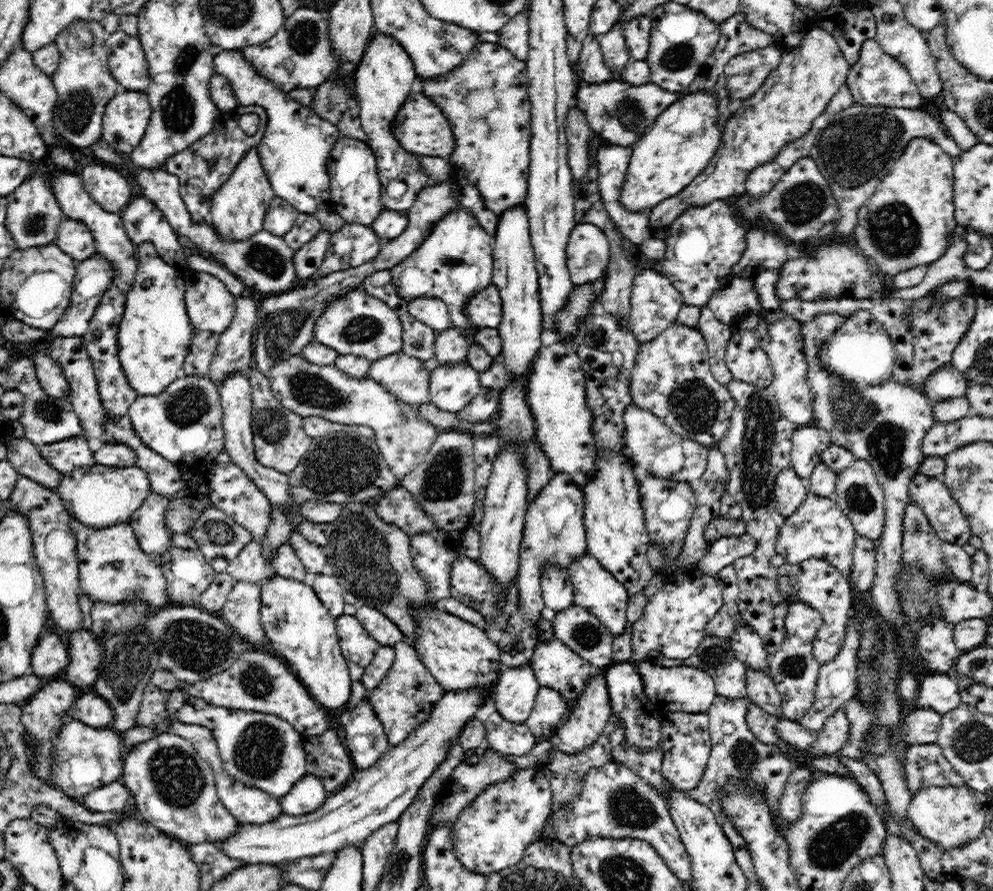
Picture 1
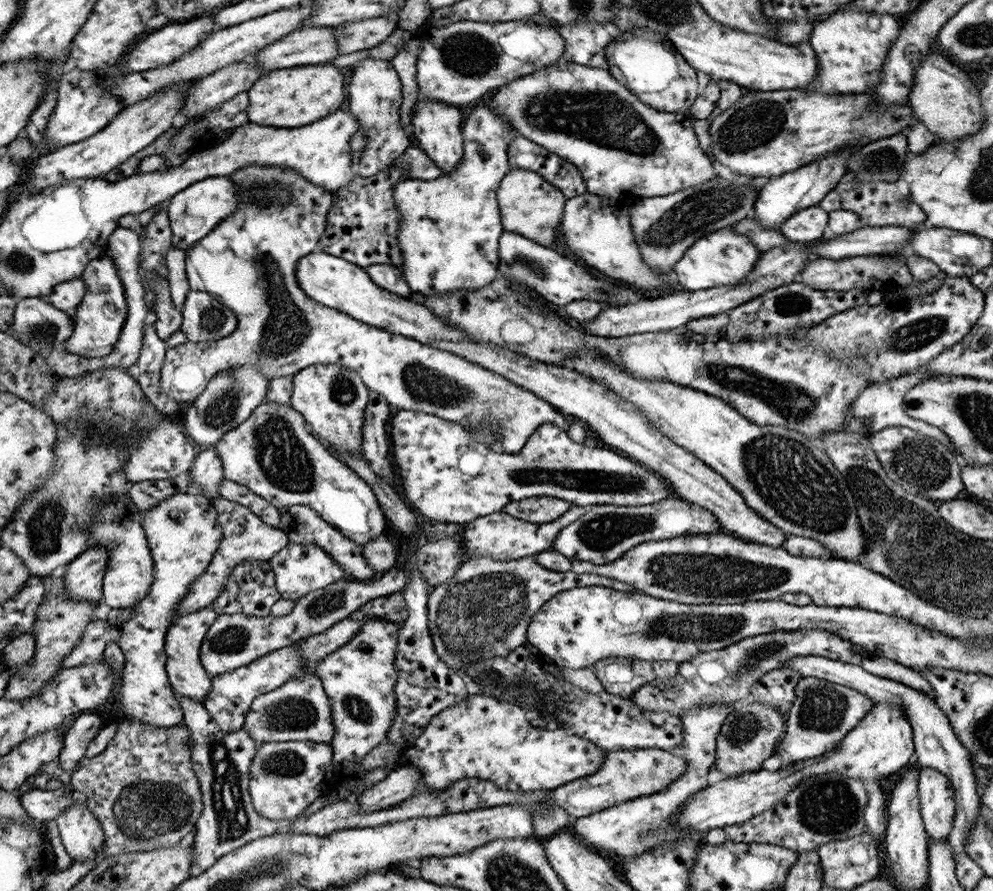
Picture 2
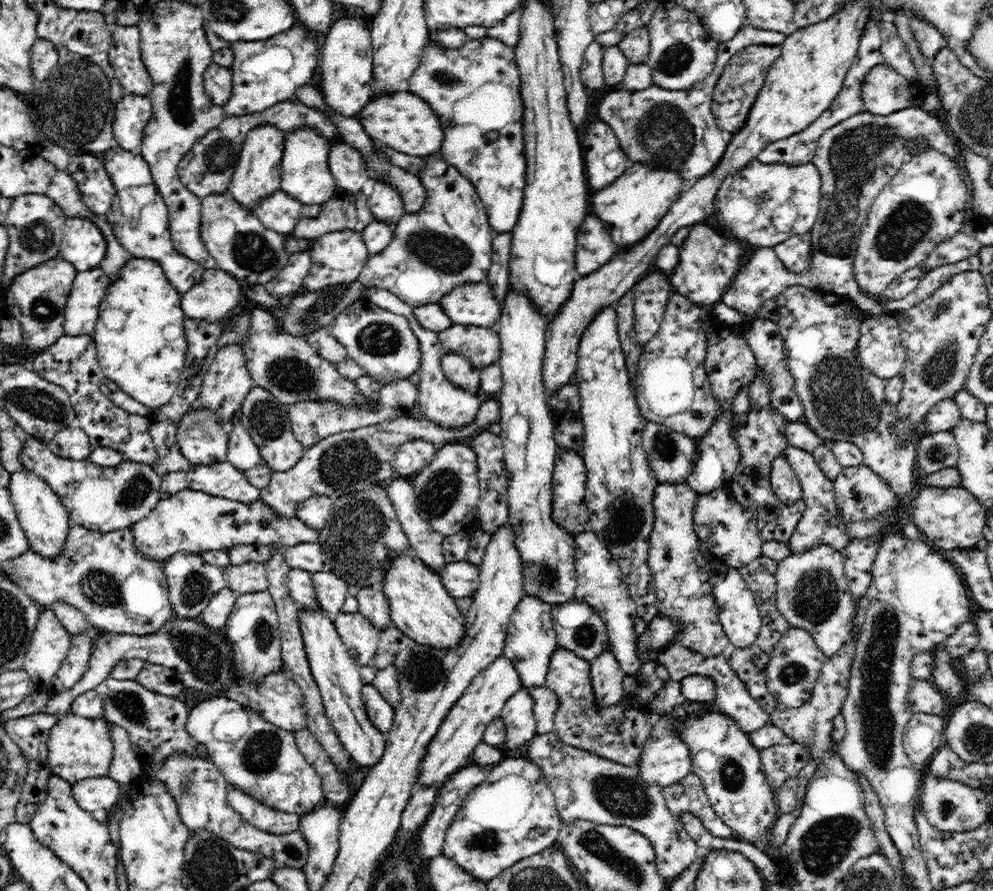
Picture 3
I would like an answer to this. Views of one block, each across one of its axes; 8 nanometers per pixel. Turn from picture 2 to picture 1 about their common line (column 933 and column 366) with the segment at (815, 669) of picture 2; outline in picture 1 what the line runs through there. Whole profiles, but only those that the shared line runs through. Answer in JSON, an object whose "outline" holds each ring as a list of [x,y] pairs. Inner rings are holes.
{"outline":[[[367,698],[348,711],[344,723],[348,744],[346,753],[352,757],[356,771],[372,766],[393,747],[388,743],[384,725]]]}

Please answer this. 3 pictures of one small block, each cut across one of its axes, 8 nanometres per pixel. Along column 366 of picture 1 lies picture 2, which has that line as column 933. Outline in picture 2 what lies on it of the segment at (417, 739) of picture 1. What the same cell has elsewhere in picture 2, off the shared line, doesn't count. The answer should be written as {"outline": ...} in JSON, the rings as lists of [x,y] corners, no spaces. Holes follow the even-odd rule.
{"outline":[[[922,767],[918,778],[918,800],[929,838],[946,840],[955,820],[955,792],[948,777],[935,768]]]}

